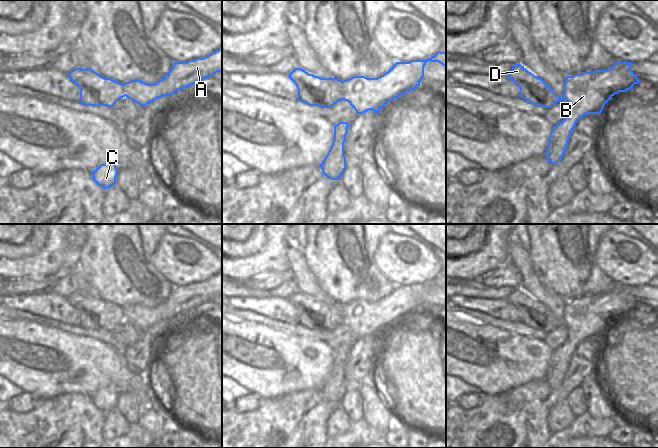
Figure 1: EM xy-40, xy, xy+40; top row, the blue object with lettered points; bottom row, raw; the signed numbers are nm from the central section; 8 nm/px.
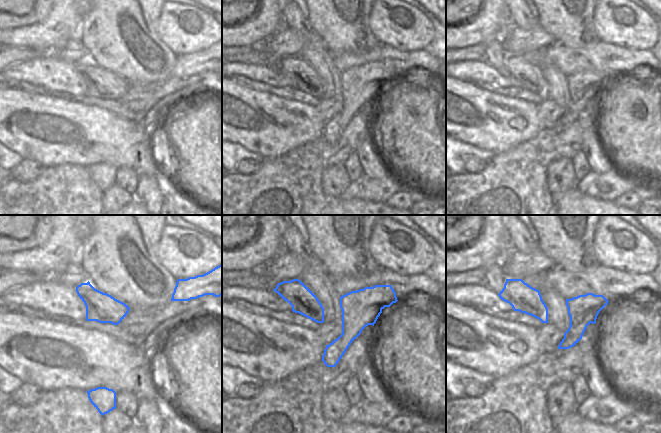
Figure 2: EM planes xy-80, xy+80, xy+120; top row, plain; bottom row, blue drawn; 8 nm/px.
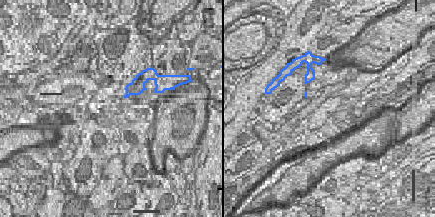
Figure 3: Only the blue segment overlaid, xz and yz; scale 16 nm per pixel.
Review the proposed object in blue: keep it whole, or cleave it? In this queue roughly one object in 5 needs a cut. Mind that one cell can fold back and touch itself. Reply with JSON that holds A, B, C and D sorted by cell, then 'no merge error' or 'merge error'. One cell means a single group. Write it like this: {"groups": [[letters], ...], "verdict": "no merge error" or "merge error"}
{"groups": [["A", "B", "C"], ["D"]], "verdict": "merge error"}

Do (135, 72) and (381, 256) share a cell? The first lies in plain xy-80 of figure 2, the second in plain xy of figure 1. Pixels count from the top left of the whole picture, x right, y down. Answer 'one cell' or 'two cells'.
two cells

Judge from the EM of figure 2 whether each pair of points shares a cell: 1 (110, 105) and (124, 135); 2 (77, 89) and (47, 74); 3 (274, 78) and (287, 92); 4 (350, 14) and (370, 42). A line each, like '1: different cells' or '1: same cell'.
1: different cells
2: same cell
3: different cells
4: same cell

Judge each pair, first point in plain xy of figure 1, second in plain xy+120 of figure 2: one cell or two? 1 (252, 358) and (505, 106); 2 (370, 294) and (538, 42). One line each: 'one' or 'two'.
1: one
2: two

